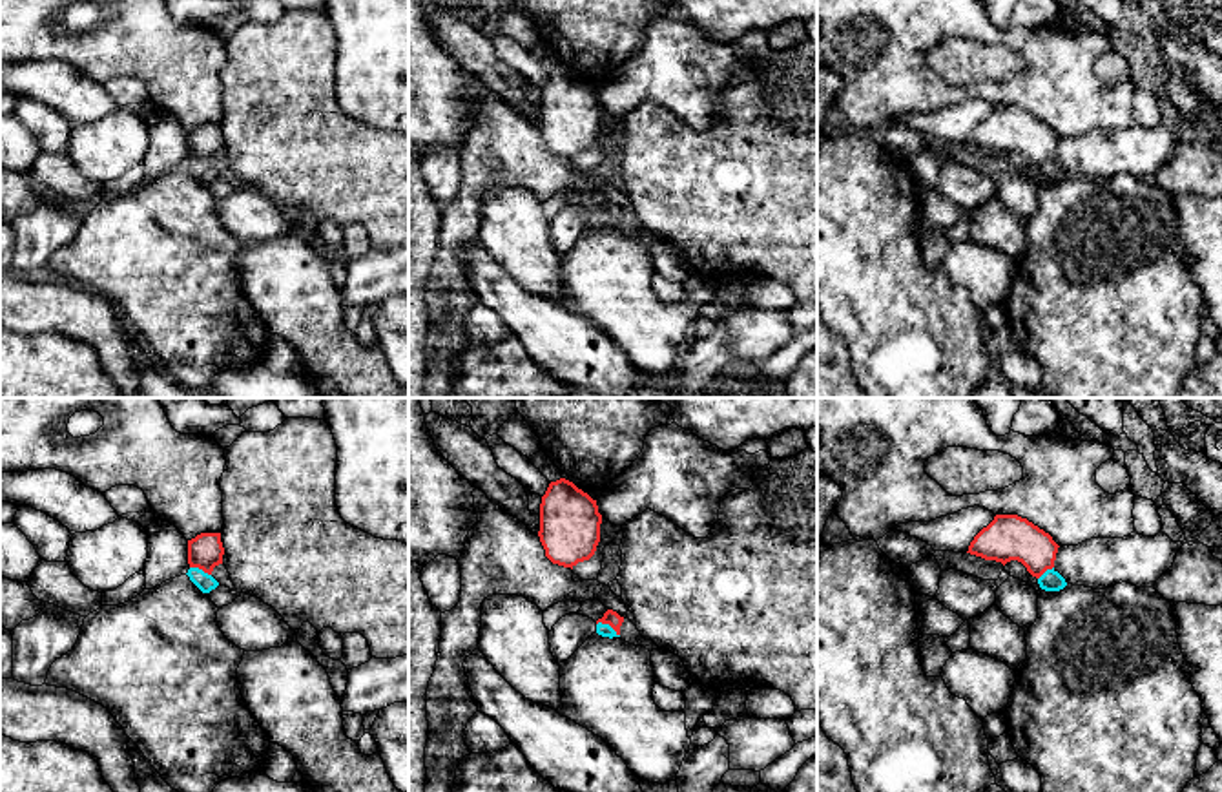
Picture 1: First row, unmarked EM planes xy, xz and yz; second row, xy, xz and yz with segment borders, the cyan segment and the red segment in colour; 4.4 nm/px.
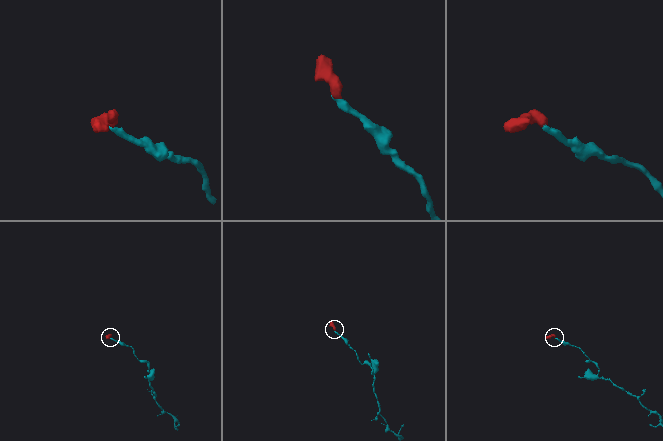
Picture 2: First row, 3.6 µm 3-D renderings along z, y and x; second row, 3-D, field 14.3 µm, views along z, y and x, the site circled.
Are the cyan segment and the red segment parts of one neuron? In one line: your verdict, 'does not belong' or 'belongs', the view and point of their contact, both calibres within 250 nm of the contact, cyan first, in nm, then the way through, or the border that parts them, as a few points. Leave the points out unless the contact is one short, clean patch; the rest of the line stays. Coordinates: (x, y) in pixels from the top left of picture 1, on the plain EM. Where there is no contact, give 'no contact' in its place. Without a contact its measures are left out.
belongs; contact xz (608, 216); calibres 60 and 70 nm; way xz (604, 221), (608, 216), (613, 210)

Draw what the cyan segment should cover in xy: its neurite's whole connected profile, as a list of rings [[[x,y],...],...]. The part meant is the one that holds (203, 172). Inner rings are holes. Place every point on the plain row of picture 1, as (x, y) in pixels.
[[[201,124],[188,131],[188,168],[202,182],[210,184],[219,177],[212,168],[215,157],[223,155],[224,139],[221,124]]]

